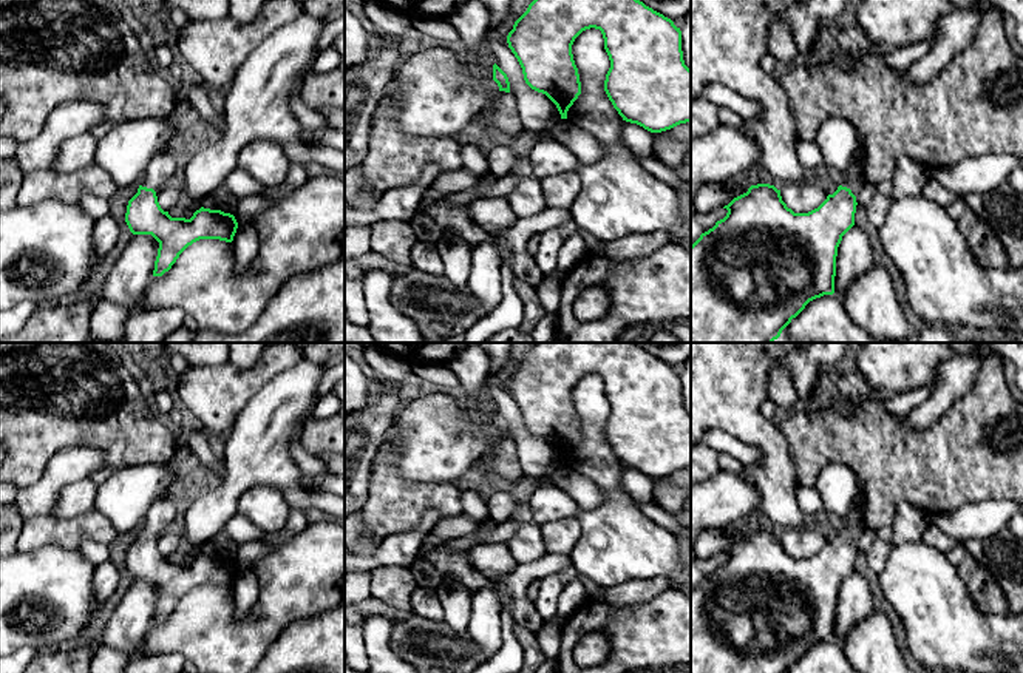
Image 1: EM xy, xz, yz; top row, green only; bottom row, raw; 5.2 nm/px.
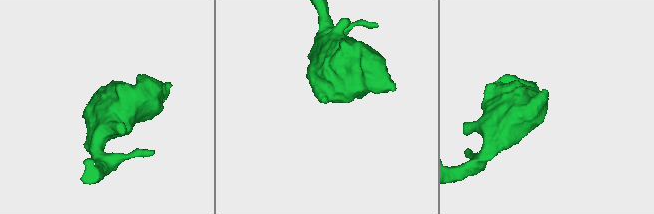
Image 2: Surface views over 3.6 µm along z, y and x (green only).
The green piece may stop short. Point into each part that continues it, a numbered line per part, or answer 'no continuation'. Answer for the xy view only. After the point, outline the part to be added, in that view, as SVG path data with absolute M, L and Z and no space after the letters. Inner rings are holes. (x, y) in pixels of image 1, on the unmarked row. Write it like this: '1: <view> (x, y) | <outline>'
1: xy (164, 510) | M170 495L156 499L147 511L139 531L153 534L158 539L175 520L178 509L179 506L170 499Z

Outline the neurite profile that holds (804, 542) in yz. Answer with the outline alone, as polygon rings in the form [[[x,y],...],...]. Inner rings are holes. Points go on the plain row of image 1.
[[[810,522],[797,529],[785,529],[780,542],[794,559],[808,559],[817,554],[827,545],[828,539]]]

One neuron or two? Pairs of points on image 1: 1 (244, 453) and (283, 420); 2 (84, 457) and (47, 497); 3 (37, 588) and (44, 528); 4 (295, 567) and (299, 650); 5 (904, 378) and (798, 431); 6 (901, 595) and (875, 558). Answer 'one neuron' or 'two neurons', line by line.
1: one neuron
2: one neuron
3: two neurons
4: two neurons
5: two neurons
6: two neurons

